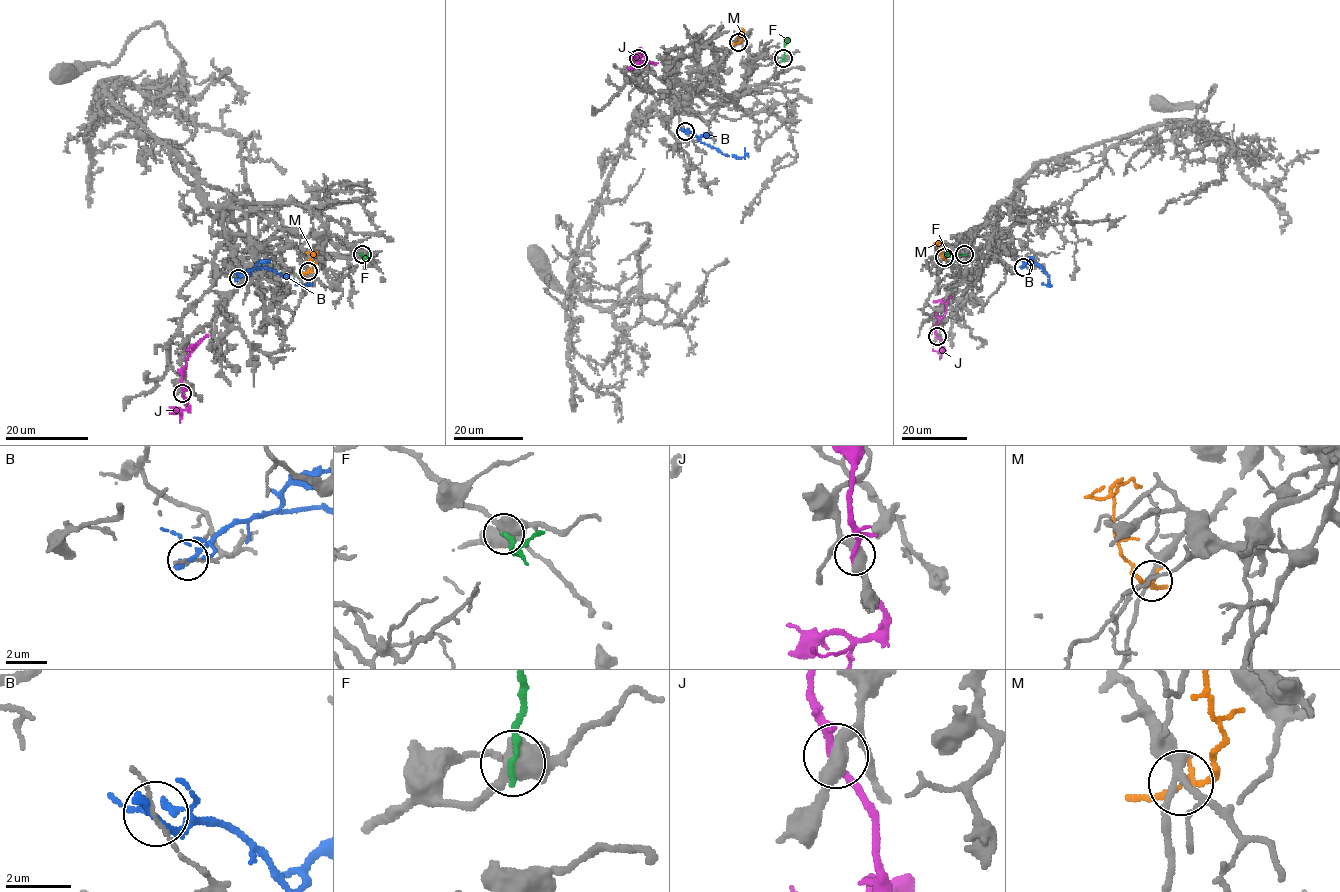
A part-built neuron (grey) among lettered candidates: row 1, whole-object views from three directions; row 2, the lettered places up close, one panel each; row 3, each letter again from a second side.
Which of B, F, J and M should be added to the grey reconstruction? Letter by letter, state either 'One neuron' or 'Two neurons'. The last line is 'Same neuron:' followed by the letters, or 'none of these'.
B: Two neurons
F: Two neurons
J: One neuron
M: Two neurons
Same neuron: J

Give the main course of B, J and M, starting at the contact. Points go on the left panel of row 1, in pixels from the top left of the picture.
B: (238, 278), (249, 269), (264, 267), (301, 284), (306, 285), (307, 282)
J: (183, 393), (181, 372), (187, 355), (208, 334)
M: (307, 271), (313, 266), (313, 256)

